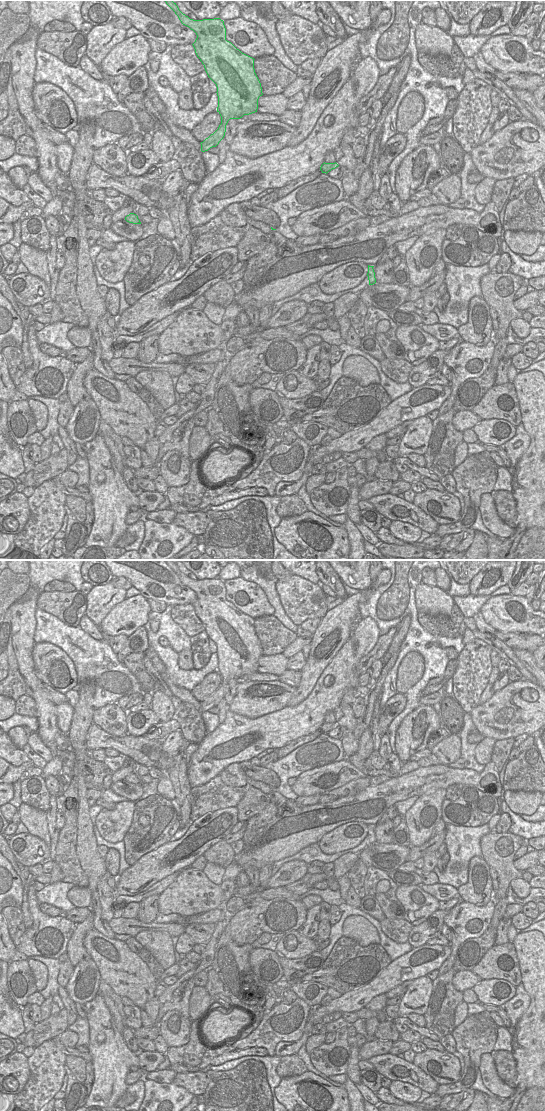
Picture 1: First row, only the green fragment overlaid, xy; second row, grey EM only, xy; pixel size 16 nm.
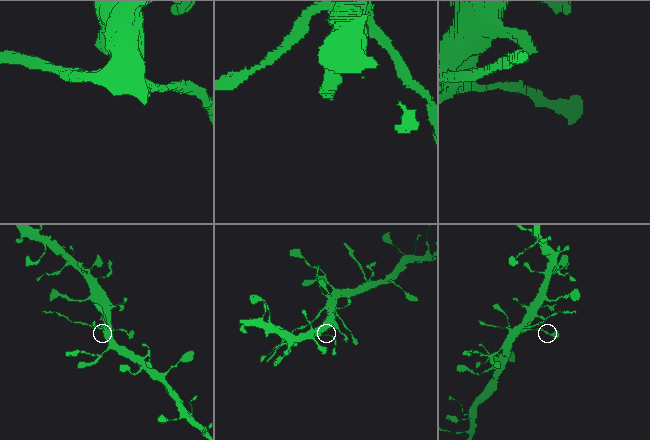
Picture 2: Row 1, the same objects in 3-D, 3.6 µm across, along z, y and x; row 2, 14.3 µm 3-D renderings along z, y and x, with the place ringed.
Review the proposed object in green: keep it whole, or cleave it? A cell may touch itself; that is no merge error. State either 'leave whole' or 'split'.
split

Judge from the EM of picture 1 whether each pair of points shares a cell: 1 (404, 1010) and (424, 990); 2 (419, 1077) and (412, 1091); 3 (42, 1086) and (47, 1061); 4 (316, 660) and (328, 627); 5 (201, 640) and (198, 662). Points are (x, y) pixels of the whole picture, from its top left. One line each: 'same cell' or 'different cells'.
1: same cell
2: different cells
3: same cell
4: same cell
5: same cell

